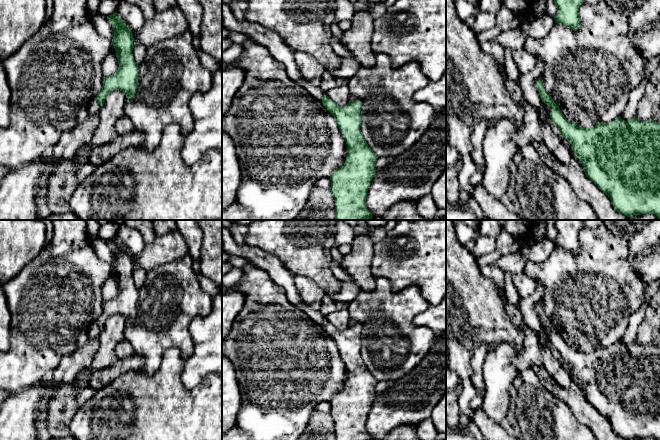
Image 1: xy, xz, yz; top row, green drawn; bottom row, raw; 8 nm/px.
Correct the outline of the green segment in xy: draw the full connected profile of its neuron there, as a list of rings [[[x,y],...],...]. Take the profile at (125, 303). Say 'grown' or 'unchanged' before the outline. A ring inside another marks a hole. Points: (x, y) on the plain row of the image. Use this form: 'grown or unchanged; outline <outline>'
grown; outline [[[116,235],[106,241],[114,255],[112,268],[116,275],[119,292],[111,300],[104,301],[102,314],[89,326],[89,338],[98,337],[109,316],[123,315],[128,323],[133,323],[138,310],[138,289],[132,275],[136,268],[131,253],[117,240]]]

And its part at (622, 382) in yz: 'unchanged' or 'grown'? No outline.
grown

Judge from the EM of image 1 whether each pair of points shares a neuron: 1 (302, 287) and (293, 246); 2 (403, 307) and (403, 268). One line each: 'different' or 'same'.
1: different
2: different

